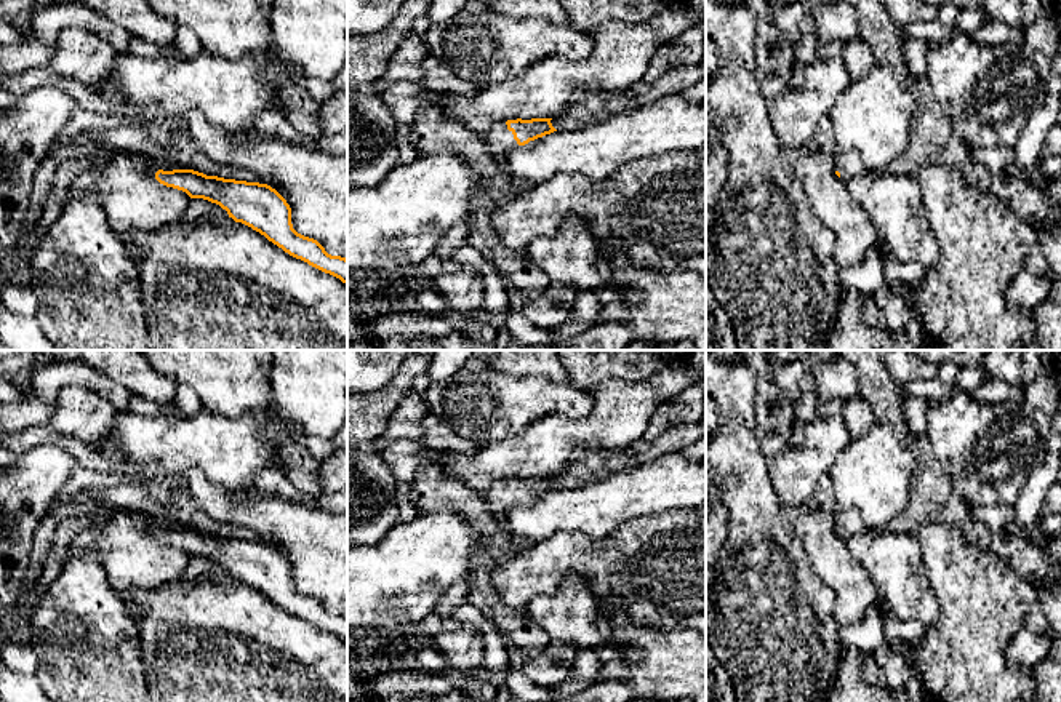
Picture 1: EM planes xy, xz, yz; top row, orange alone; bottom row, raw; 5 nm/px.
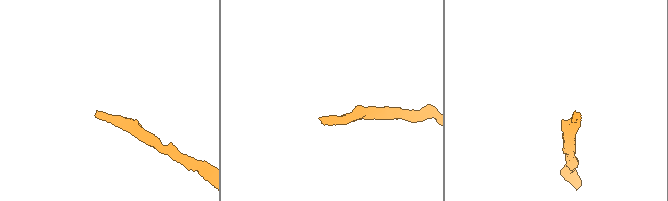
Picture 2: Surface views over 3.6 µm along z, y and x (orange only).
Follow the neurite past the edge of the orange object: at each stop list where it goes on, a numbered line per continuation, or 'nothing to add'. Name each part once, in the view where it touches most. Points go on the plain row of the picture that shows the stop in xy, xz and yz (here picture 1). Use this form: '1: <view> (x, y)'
1: xz (498, 498)

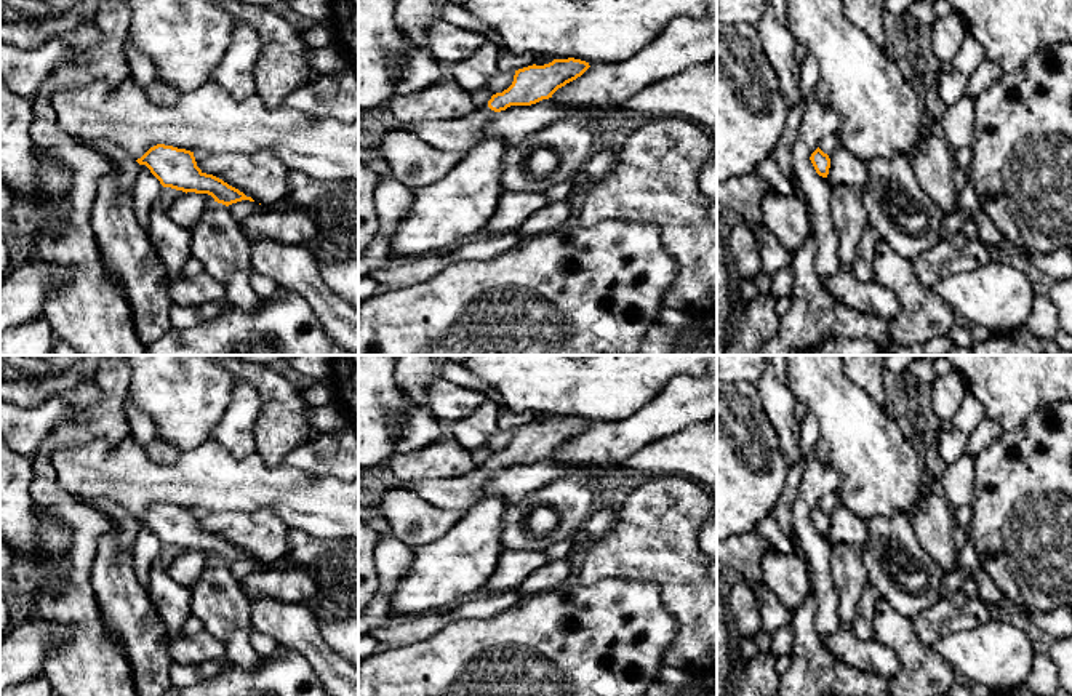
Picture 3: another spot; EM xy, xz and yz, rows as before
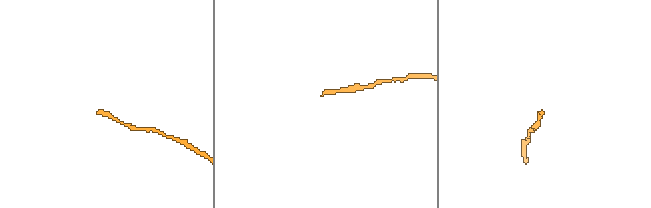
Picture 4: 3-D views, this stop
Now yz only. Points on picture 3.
1: yz (829, 501)

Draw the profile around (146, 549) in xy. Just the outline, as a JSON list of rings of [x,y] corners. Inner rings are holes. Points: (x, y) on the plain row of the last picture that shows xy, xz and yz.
[[[139,523],[139,531],[133,546],[133,566],[138,582],[147,592],[149,573],[155,565],[163,544],[160,539],[150,531],[146,523]]]

